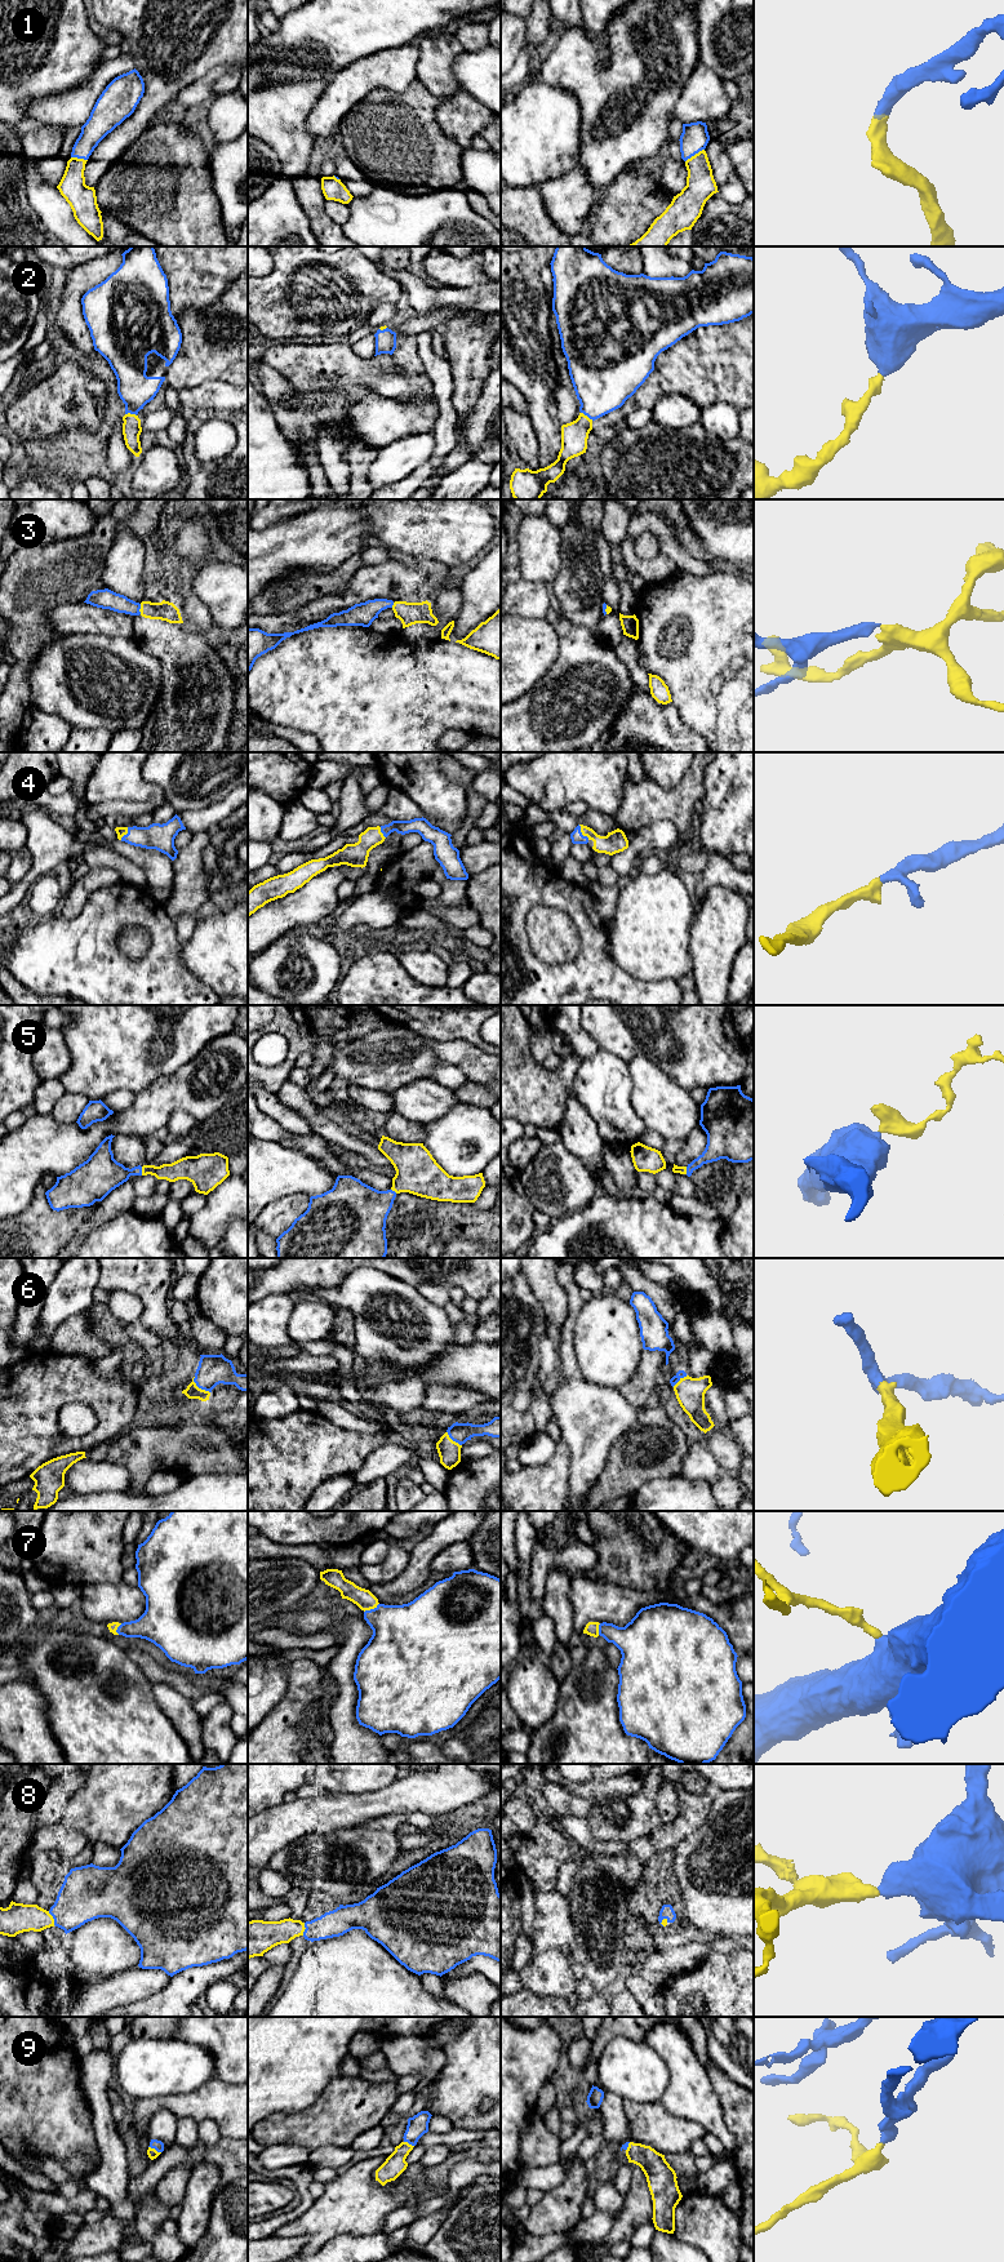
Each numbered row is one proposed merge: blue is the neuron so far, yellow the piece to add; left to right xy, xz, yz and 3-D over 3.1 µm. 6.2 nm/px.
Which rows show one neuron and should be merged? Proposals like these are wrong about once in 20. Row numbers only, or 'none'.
1, 2, 3, 4, 5, 6, 7, 8, 9

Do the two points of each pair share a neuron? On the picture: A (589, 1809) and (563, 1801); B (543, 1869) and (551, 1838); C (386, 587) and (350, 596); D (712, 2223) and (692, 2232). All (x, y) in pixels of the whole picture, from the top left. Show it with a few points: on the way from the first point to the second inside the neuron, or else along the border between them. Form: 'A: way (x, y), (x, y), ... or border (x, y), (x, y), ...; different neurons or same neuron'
A: way (582, 1808), (569, 1804); same neuron
B: way (543, 1861), (545, 1845); same neuron
C: way (377, 587), (361, 587), (359, 590); same neuron
D: way (707, 2223), (701, 2223), (697, 2227); same neuron

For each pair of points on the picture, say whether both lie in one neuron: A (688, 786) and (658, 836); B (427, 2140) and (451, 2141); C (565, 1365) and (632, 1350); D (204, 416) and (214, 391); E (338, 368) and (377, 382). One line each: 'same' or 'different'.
A: different
B: same
C: different
D: different
E: different

